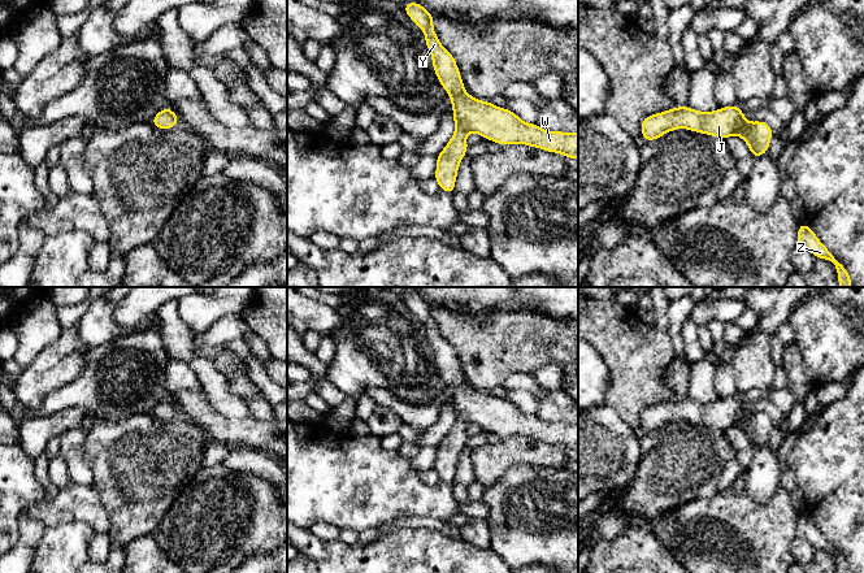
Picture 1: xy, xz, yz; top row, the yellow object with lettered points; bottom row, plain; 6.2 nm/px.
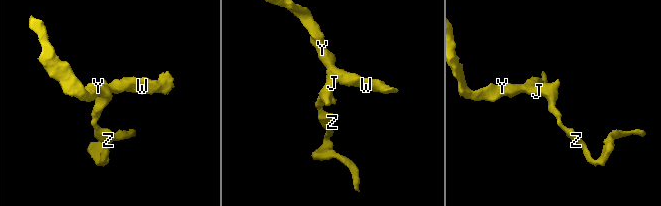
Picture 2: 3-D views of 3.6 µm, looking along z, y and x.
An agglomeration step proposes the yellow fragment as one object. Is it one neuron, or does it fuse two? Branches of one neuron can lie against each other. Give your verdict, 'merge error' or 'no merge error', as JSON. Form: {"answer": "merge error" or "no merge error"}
{"answer": "no merge error"}

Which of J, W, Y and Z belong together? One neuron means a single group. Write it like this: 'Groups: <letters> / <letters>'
Groups: J W Y Z

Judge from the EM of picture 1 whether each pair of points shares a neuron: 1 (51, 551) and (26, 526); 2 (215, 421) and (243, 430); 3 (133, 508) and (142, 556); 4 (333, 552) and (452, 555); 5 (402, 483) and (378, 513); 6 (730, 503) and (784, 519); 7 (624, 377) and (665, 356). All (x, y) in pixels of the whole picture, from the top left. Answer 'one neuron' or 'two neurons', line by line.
1: two neurons
2: one neuron
3: two neurons
4: one neuron
5: one neuron
6: one neuron
7: one neuron

